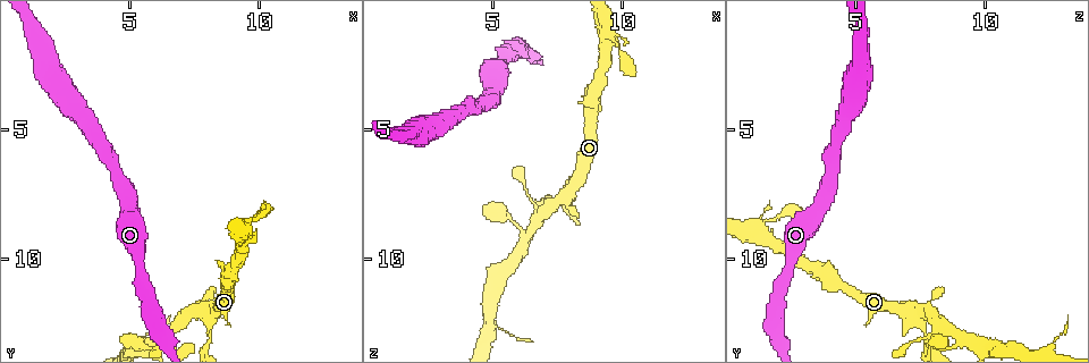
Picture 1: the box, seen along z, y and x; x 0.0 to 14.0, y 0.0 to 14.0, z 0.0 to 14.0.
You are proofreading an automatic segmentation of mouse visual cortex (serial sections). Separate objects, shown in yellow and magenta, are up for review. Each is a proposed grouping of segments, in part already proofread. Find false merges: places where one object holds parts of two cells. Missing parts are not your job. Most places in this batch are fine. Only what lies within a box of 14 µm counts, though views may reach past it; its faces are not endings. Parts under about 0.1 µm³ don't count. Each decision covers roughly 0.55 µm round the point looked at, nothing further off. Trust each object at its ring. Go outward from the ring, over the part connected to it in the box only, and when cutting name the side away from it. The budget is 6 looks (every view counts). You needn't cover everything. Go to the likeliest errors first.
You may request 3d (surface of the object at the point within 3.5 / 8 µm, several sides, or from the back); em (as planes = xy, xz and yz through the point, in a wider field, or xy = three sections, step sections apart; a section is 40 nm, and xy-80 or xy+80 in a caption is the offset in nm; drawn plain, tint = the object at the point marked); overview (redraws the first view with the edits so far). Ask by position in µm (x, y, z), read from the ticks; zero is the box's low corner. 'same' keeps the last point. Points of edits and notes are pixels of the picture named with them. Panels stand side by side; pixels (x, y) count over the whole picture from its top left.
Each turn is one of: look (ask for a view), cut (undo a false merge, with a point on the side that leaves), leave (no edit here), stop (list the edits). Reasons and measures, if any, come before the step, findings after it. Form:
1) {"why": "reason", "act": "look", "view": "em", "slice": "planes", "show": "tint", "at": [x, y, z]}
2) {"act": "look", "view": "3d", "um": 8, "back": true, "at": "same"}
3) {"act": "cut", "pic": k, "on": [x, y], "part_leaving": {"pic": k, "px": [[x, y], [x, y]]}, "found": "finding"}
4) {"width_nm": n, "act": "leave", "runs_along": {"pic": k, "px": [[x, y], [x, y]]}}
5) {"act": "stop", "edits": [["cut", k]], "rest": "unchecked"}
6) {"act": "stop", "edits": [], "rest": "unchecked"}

{"why": "small branch off a trunk", "act": "look", "view": "3d", "um": 3.5, "at": [6.8, 12.6, 8.2]}

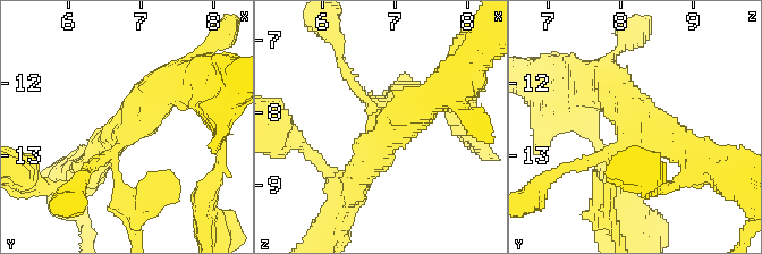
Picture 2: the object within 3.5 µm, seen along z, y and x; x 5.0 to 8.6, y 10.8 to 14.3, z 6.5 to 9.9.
{"act": "look", "view": "em", "slice": "planes", "show": "tint", "at": [6.90, 12.55, 8.25]}

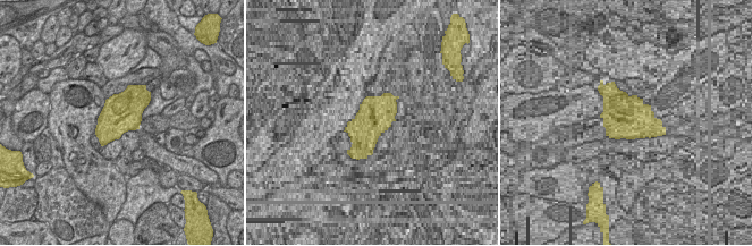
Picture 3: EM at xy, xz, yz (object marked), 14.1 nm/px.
{"act": "look", "view": "em", "slice": "xy", "step": 5, "show": "tint", "at": "same"}

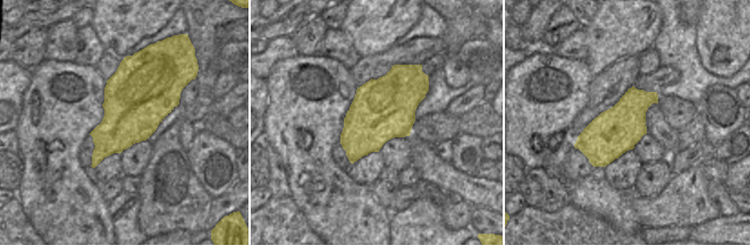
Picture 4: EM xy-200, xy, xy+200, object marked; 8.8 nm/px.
{"width_nm": 550, "act": "leave", "runs_along": {"pic": 2, "px": [[439, 93], [370, 145], [352, 186]]}, "found": "one cell here"}

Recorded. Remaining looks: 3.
{"why": "sharp bend", "act": "look", "view": "3d", "um": 3.5, "at": [2.5, 3.4, 4.8]}

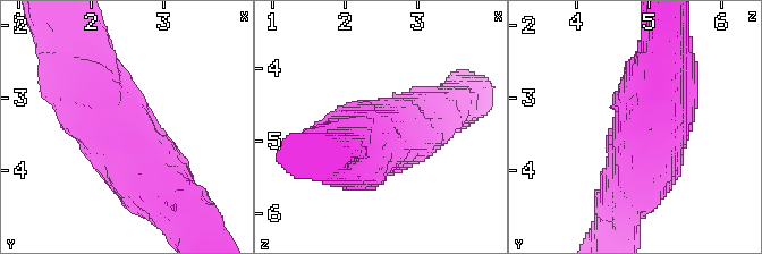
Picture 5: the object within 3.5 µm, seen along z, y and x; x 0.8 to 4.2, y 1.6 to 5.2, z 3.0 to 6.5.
{"act": "look", "view": "em", "slice": "xy", "step": 5, "show": "tint", "at": [2.60, 3.45, 4.95]}

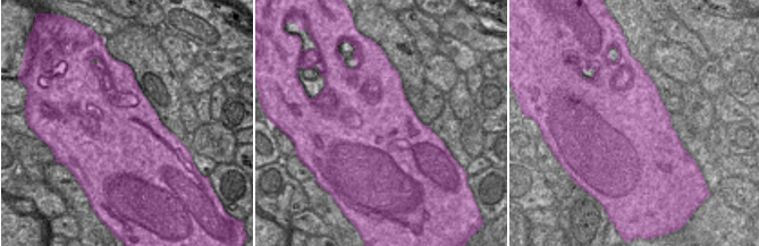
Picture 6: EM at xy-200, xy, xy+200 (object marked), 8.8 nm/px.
{"act": "leave", "runs_along": {"pic": 5, "px": [[177, 205], [86, 108], [83, 94]]}, "found": "one cell here"}

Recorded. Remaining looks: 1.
{"act": "stop", "edits": [], "rest": "unchecked"}

